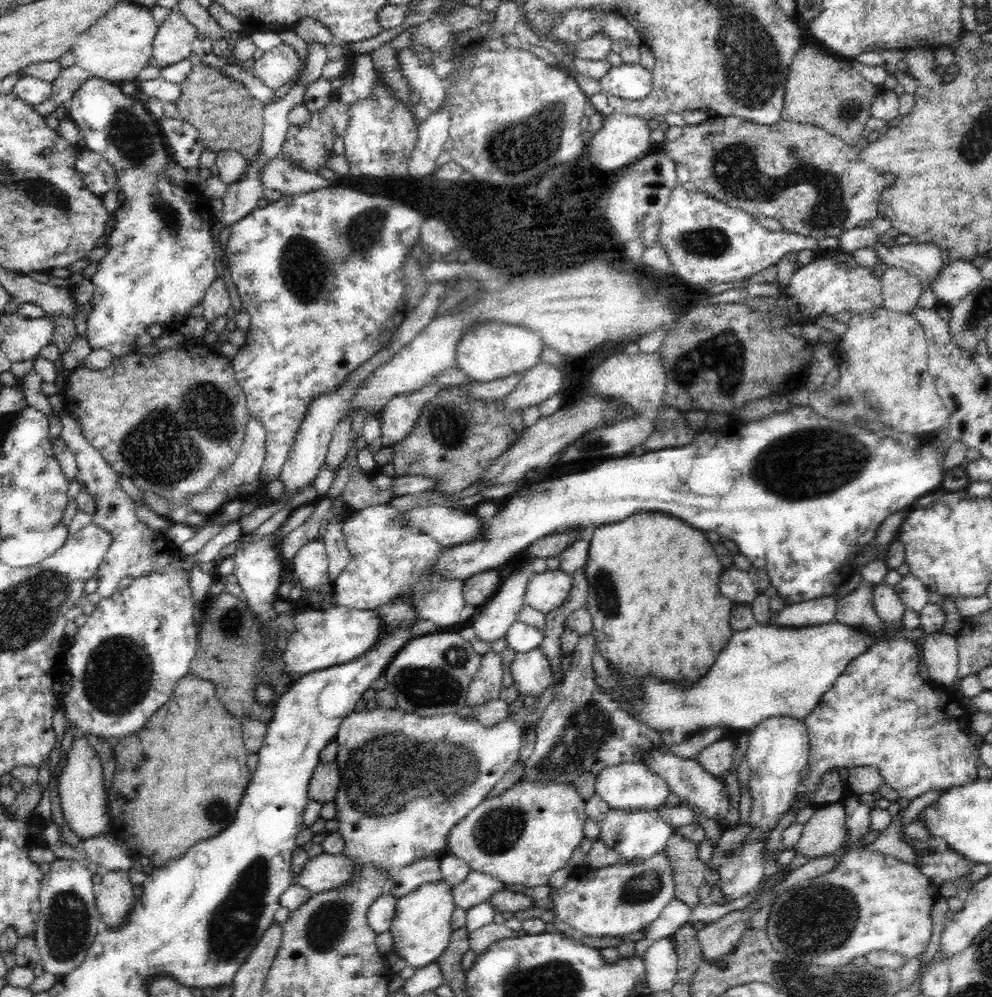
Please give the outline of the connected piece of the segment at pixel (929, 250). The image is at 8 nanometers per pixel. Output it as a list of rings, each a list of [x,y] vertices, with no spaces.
[[[908,243],[895,246],[874,244],[877,260],[882,260],[888,266],[903,268],[920,279],[924,287],[930,286],[932,280],[940,274],[945,262],[941,258],[940,248],[932,243]]]

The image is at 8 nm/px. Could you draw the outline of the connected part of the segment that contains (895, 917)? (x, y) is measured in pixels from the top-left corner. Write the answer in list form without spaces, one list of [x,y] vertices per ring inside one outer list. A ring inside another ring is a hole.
[[[858,794],[846,795],[842,801],[846,807],[845,827],[848,836],[842,846],[842,856],[837,859],[836,868],[778,894],[767,922],[769,940],[777,952],[792,960],[816,963],[820,967],[838,967],[844,964],[852,966],[856,964],[856,960],[860,960],[860,956],[873,952],[893,953],[906,958],[906,961],[920,957],[926,951],[932,936],[930,912],[937,898],[937,890],[916,865],[871,852],[868,845],[862,846],[862,839],[871,828],[872,808],[862,803]]]

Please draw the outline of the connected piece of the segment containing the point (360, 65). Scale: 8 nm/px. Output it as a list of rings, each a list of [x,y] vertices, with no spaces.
[[[371,53],[354,54],[351,58],[351,67],[348,69],[350,78],[332,96],[348,104],[370,98],[376,79]]]

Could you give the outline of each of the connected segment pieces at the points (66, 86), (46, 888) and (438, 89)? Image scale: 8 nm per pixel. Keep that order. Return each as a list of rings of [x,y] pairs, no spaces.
[[[73,64],[62,68],[59,75],[52,81],[52,92],[50,98],[44,104],[36,106],[36,109],[44,115],[44,118],[55,108],[68,104],[73,94],[91,77],[81,66]]]
[[[54,860],[45,877],[35,939],[43,970],[58,979],[76,970],[84,962],[96,934],[103,925],[95,899],[93,874],[86,867],[67,860]]]
[[[408,47],[397,52],[399,70],[409,86],[421,96],[422,113],[436,112],[445,99],[444,87],[441,86],[440,77],[431,68],[413,58],[412,49]]]

